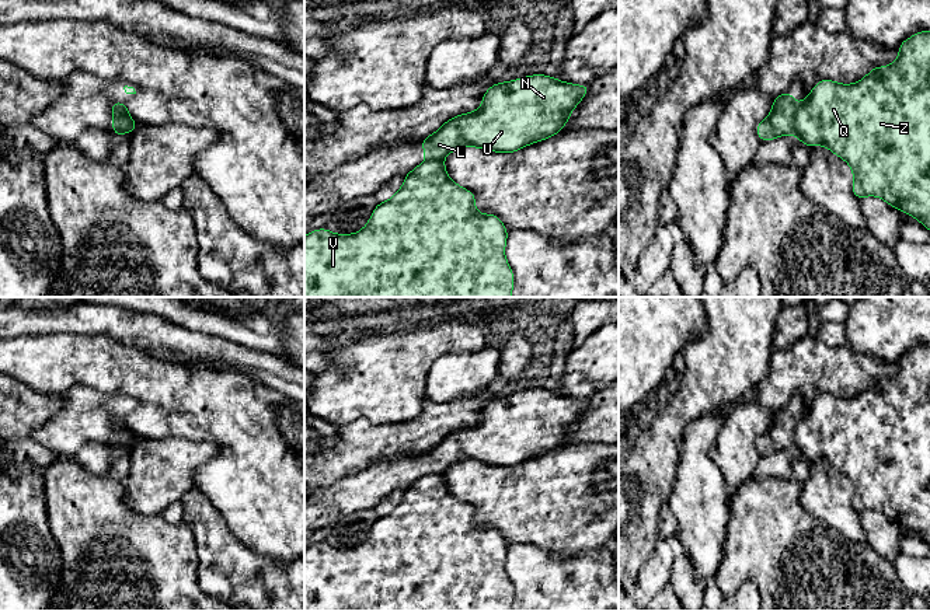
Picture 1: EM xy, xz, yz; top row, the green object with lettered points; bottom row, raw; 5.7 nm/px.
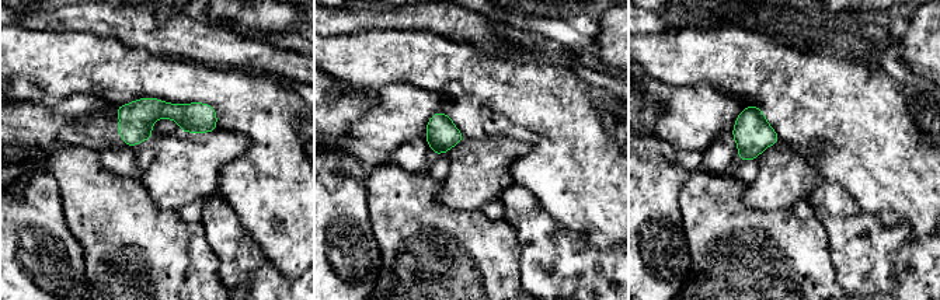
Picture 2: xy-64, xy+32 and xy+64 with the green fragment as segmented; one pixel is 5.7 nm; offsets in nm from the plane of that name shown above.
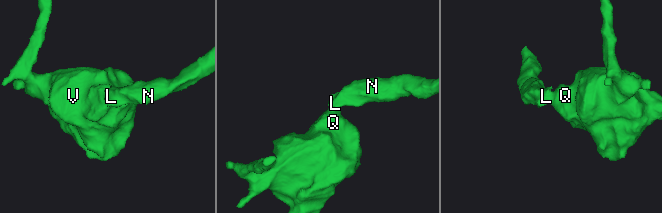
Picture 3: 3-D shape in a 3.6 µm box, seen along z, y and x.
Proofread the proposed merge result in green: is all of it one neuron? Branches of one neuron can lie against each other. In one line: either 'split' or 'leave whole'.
split

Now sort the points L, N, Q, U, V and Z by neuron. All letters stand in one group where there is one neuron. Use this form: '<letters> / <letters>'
L N U / Q V Z

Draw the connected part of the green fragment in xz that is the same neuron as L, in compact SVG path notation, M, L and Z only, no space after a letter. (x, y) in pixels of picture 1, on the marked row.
M544 74L499 81L484 92L477 111L450 118L435 133L421 140L425 160L443 160L461 147L515 153L532 143L546 140L561 132L588 91L589 84L577 85Z

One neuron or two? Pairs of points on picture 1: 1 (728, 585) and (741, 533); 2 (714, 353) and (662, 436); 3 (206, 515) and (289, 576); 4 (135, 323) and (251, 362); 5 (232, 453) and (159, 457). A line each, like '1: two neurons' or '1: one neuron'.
1: one neuron
2: one neuron
3: one neuron
4: one neuron
5: two neurons

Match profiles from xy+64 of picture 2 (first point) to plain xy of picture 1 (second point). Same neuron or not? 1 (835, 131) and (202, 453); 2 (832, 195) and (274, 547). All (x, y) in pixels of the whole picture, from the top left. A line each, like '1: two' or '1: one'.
1: two
2: two

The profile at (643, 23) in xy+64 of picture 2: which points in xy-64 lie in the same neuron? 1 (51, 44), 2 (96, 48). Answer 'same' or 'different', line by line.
1: different
2: different

